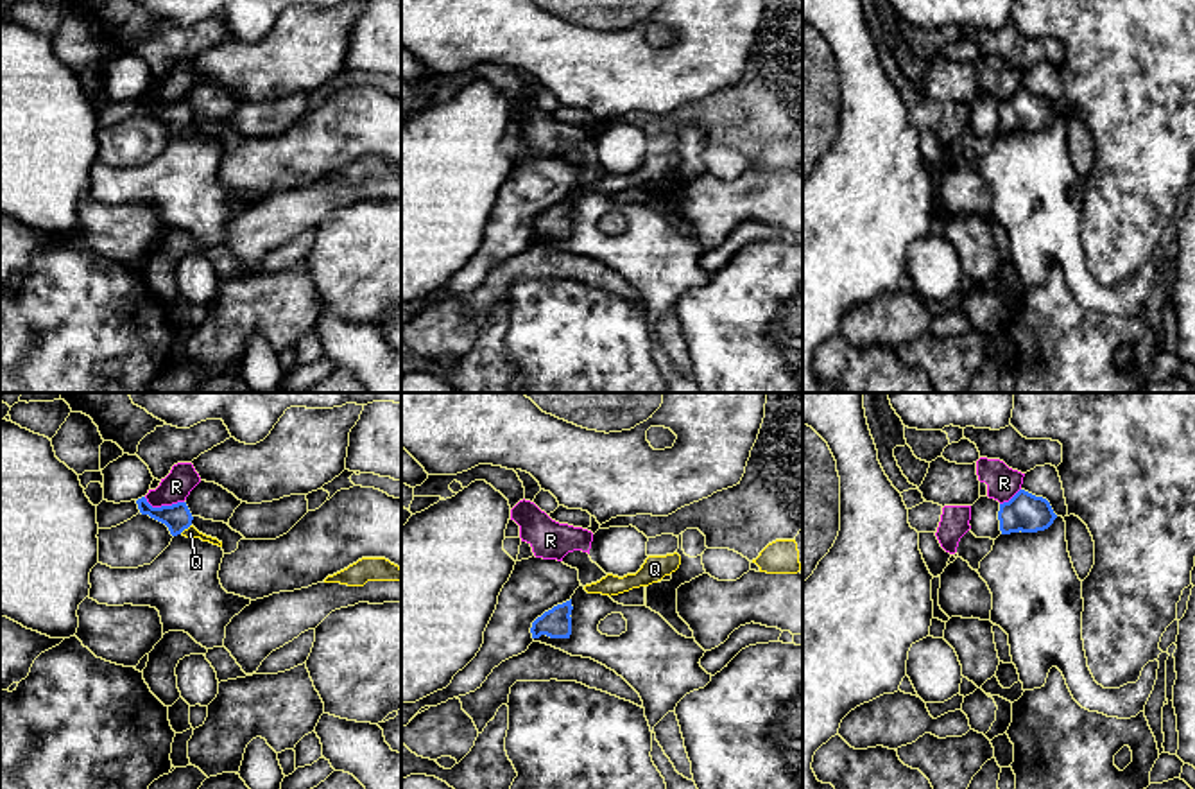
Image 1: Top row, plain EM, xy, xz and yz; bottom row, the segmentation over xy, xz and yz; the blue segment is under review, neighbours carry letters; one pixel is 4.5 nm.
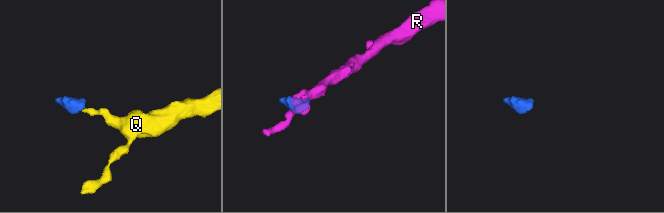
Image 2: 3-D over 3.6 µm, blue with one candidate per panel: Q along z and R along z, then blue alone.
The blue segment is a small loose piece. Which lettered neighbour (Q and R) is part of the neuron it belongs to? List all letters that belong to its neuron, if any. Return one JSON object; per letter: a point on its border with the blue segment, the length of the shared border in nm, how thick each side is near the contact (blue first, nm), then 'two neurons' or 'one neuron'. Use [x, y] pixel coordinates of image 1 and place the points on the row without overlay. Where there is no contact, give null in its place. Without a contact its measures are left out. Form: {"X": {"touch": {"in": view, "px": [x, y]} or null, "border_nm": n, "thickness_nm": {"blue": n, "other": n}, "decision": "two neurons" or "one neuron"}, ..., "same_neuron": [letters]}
{"Q": {"touch": {"in": "xy", "px": [185, 126]}, "border_nm": 70, "thickness_nm": {"blue": 120, "other": 50}, "decision": "one neuron"}, "R": {"touch": {"in": "xy", "px": [163, 104]}, "border_nm": 190, "thickness_nm": {"blue": 120, "other": 140}, "decision": "two neurons"}, "same_neuron": ["Q"]}

